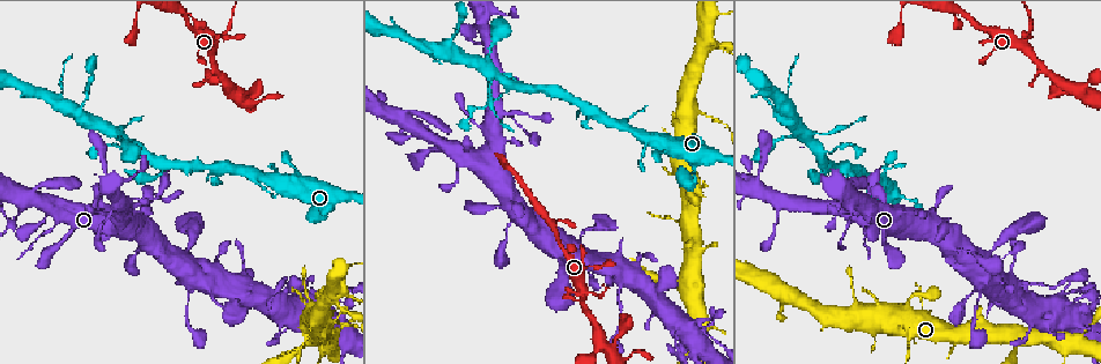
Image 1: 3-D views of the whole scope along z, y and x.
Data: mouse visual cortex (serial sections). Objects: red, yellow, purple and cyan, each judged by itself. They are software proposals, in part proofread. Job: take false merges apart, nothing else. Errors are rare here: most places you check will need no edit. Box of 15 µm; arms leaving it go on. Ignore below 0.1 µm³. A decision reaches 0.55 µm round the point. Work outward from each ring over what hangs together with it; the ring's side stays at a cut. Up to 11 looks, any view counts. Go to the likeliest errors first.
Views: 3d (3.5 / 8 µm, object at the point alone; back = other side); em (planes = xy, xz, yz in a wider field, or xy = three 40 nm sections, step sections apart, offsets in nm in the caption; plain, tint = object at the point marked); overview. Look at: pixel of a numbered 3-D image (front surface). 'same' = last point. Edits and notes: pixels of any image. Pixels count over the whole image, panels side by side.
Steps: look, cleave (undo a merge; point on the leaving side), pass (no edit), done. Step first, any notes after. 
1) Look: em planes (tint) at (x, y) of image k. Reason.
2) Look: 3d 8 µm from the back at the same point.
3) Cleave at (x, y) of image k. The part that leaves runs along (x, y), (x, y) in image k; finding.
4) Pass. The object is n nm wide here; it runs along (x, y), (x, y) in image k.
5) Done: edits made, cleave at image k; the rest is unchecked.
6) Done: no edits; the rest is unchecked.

Look: 3d 3.5 µm at (699, 318) of image 1. Sharp bend.

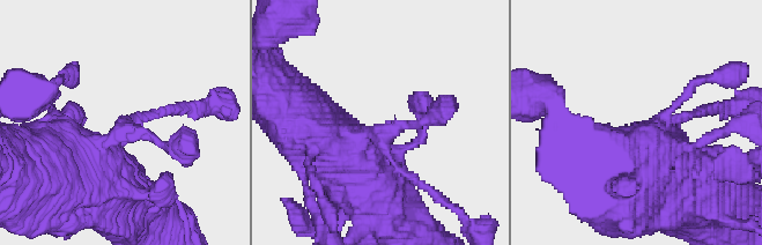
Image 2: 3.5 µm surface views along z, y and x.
Look: em xy step 2 (tint) at (376, 130) of image 2.

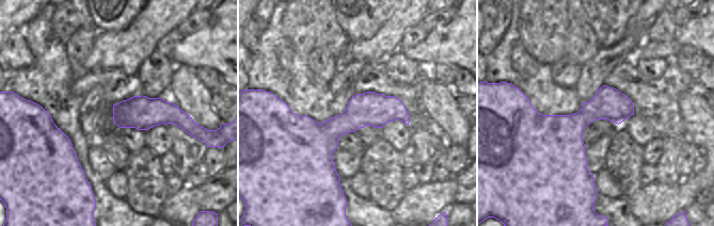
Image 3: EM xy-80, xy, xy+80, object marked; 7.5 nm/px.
Pass. All the same cell.

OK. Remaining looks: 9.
Look: 3d 3.5 µm at (668, 174) of image 1. Thin neck.

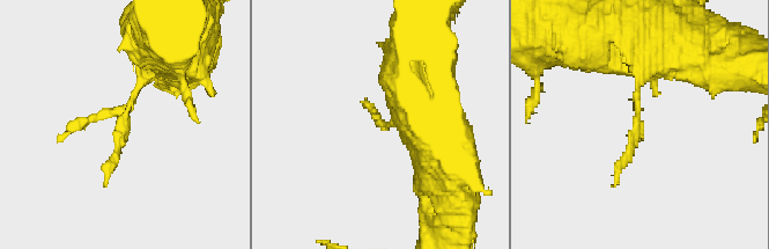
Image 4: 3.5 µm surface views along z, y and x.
Look: em planes (tint) at (637, 112) of image 4.

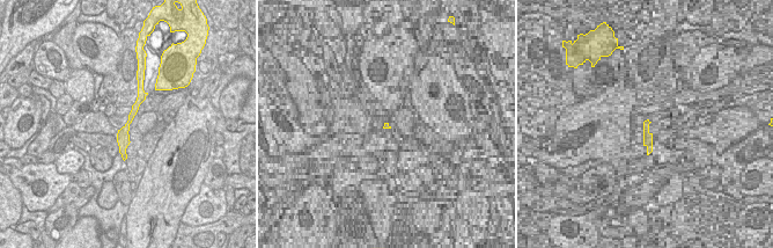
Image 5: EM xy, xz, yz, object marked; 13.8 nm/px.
Pass. The object is 190 nm wide here; it runs along (182, 55), (132, 94), (118, 151), (101, 169) in image 4; one cell here.

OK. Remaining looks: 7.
Look: em xy step 5 (tint) at (850, 213) of image 1. Calibre changes.

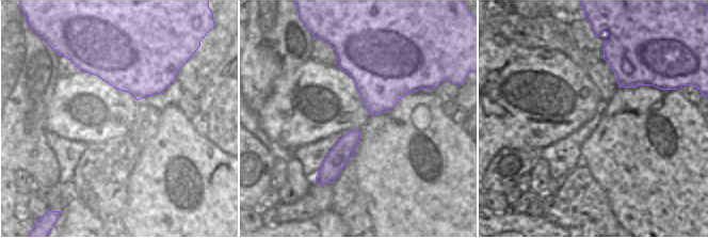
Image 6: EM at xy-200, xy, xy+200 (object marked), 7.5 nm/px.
Look: 3d 3.5 µm at the same point. See where the arms go.

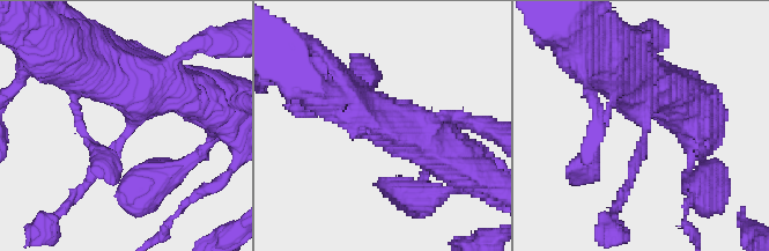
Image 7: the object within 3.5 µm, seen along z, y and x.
Pass. The arms are 150, 700 nm wide; it runs along (168, 85), (149, 85), (128, 134), (75, 194) in image 7; one cell here.

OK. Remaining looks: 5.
Look: 3d 8 µm from the back at (101, 157) of image 1. Thick turns thin.

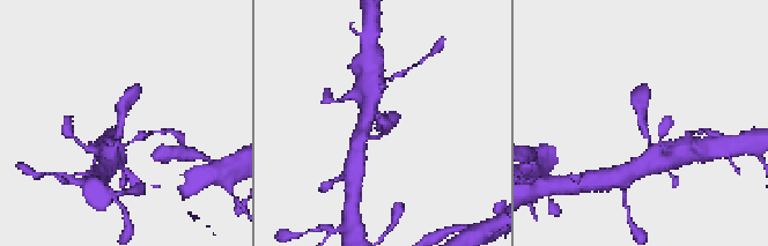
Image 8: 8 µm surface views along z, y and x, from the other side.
Look: 3d 3.5 µm at (122, 118) of image 8.

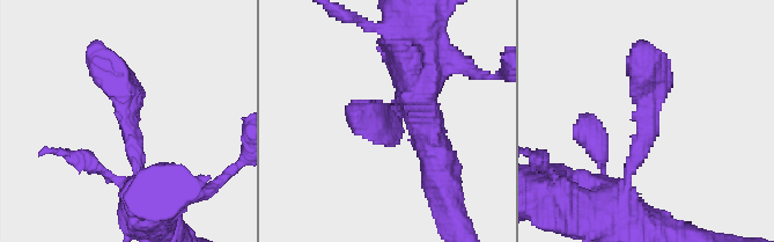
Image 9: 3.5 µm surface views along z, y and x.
Pass. It runs along (149, 189), (100, 53) in image 9; one cell here.

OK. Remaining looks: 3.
Done: no edits; the rest is unchecked.

